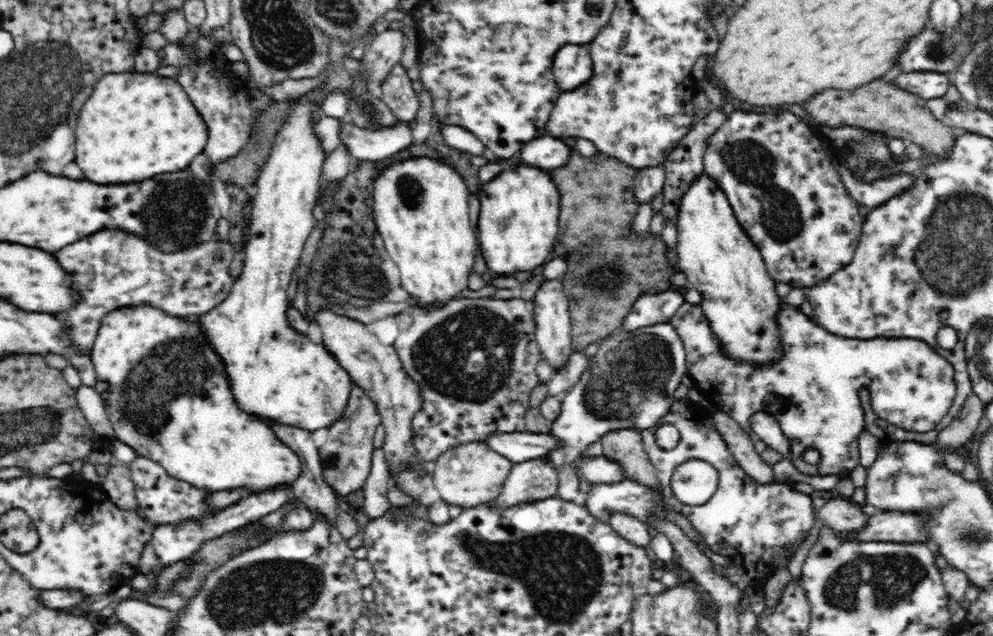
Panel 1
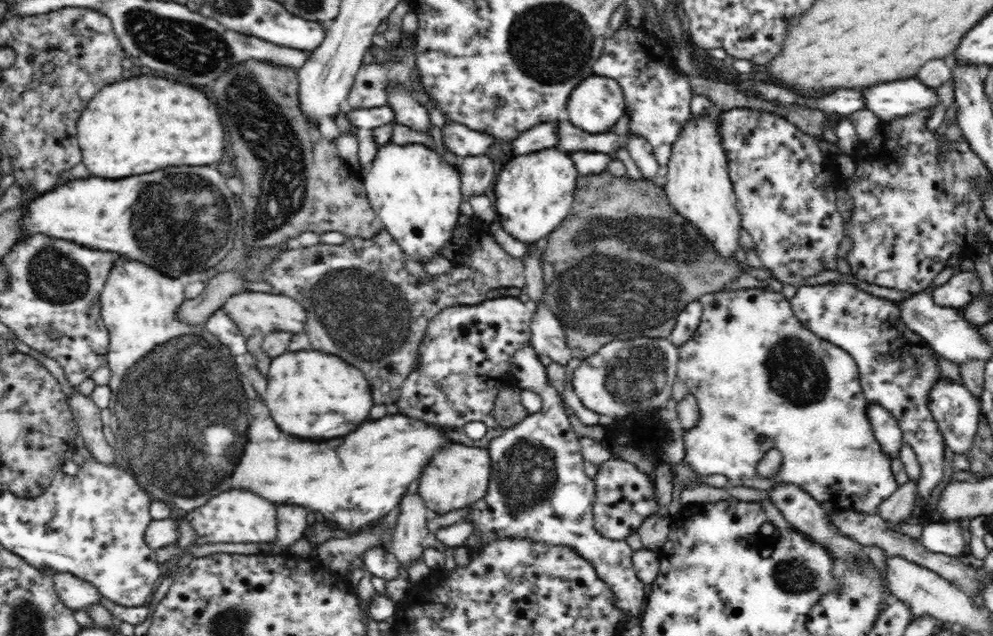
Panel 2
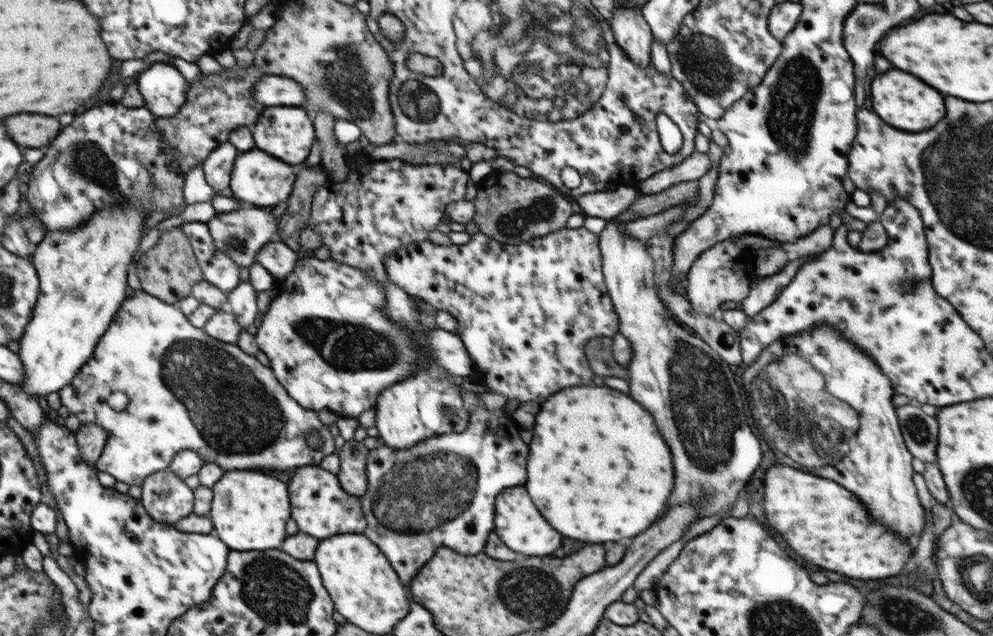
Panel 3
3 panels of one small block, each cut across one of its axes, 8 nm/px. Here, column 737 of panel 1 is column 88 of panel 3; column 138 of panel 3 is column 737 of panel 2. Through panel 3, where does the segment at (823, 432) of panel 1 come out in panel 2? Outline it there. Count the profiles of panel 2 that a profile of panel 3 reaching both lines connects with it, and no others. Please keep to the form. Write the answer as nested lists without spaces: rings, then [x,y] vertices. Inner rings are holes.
[[[755,287],[712,292],[712,294],[704,294],[704,296],[698,297],[698,302],[702,304],[702,316],[699,317],[698,328],[691,334],[692,338],[690,341],[678,347],[678,380],[684,382],[689,394],[696,397],[699,410],[699,419],[696,426],[684,430],[684,461],[700,476],[710,476],[710,474],[726,476],[731,486],[744,486],[769,492],[780,486],[780,484],[792,484],[802,491],[808,492],[819,503],[834,503],[835,509],[878,515],[878,507],[876,506],[882,504],[900,486],[896,483],[892,469],[890,469],[892,459],[882,451],[882,447],[878,444],[869,423],[867,400],[861,389],[859,370],[854,357],[850,356],[844,349],[819,338],[817,334],[807,329],[797,319],[791,308],[790,301],[784,297],[777,287],[770,290]],[[759,436],[764,436],[763,442],[758,441]],[[771,448],[776,448],[776,450],[781,452],[782,464],[775,475],[760,477],[758,471],[756,471],[756,466],[758,466],[758,462],[764,458],[764,454]]]

